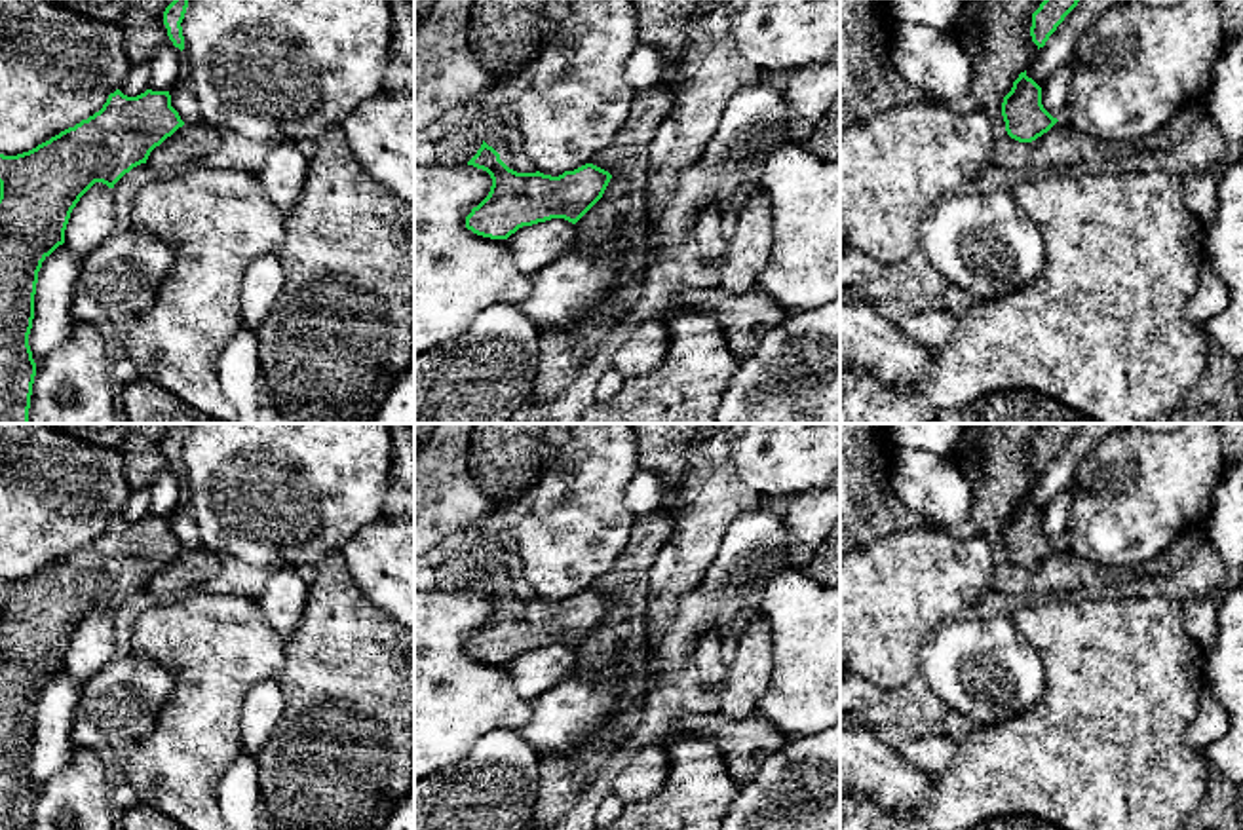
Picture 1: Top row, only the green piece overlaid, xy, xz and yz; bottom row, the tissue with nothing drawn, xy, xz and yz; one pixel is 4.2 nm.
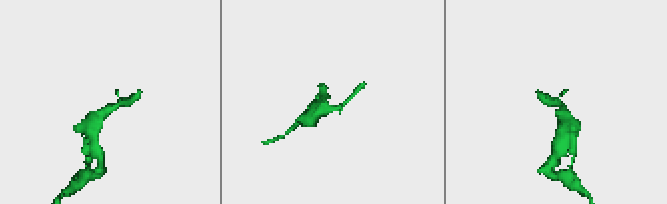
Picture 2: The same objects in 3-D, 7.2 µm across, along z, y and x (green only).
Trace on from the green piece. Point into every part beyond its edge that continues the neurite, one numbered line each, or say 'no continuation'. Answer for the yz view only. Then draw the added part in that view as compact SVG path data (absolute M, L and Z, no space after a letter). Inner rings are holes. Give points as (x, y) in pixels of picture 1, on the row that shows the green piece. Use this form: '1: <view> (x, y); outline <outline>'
no continuation

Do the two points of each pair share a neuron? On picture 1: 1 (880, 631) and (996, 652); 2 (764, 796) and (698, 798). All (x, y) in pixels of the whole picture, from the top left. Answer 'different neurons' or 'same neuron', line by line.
1: different neurons
2: different neurons

